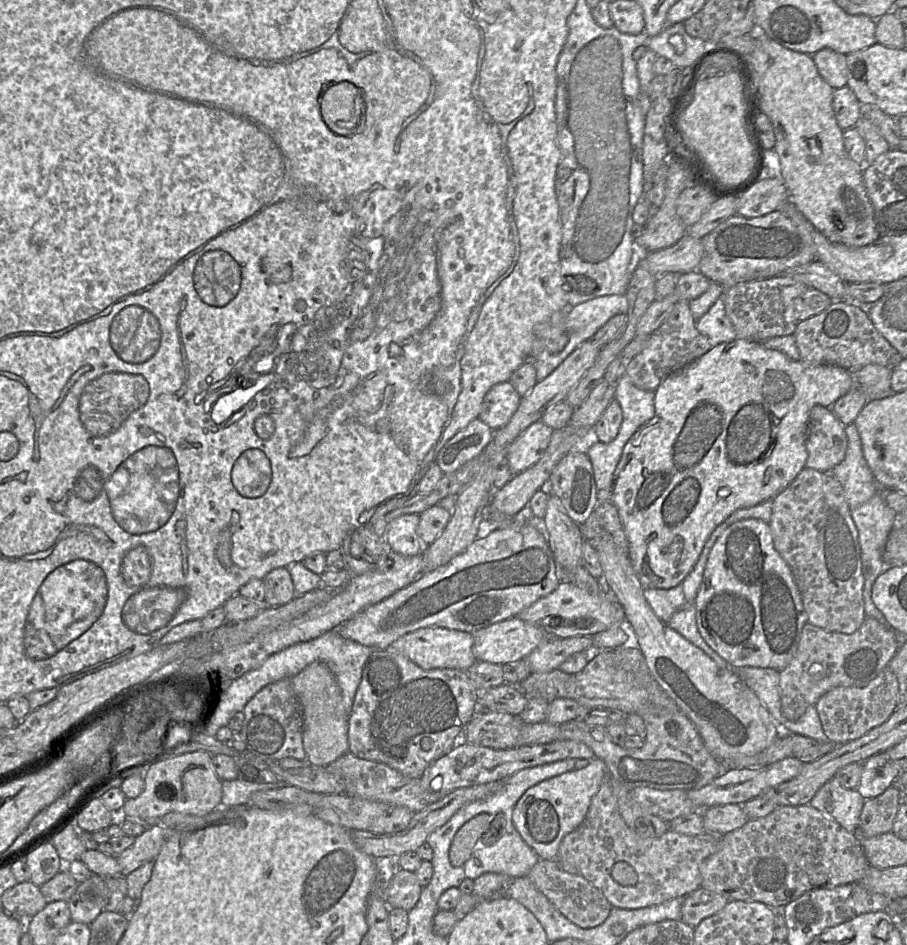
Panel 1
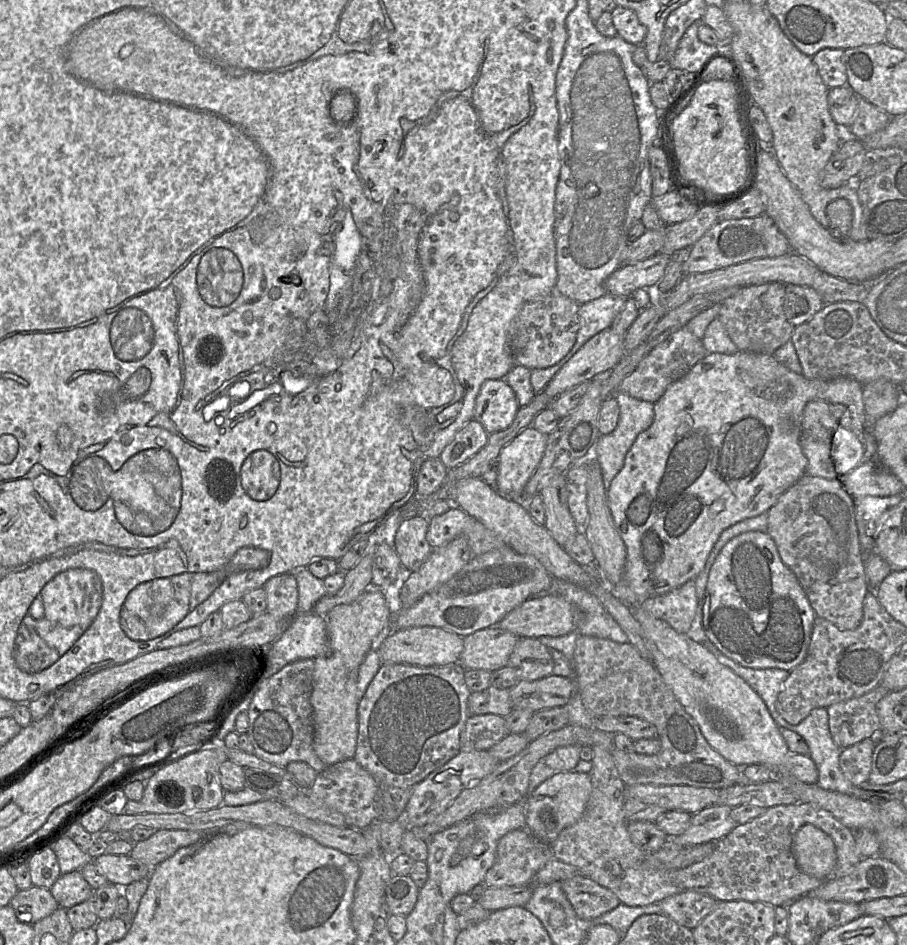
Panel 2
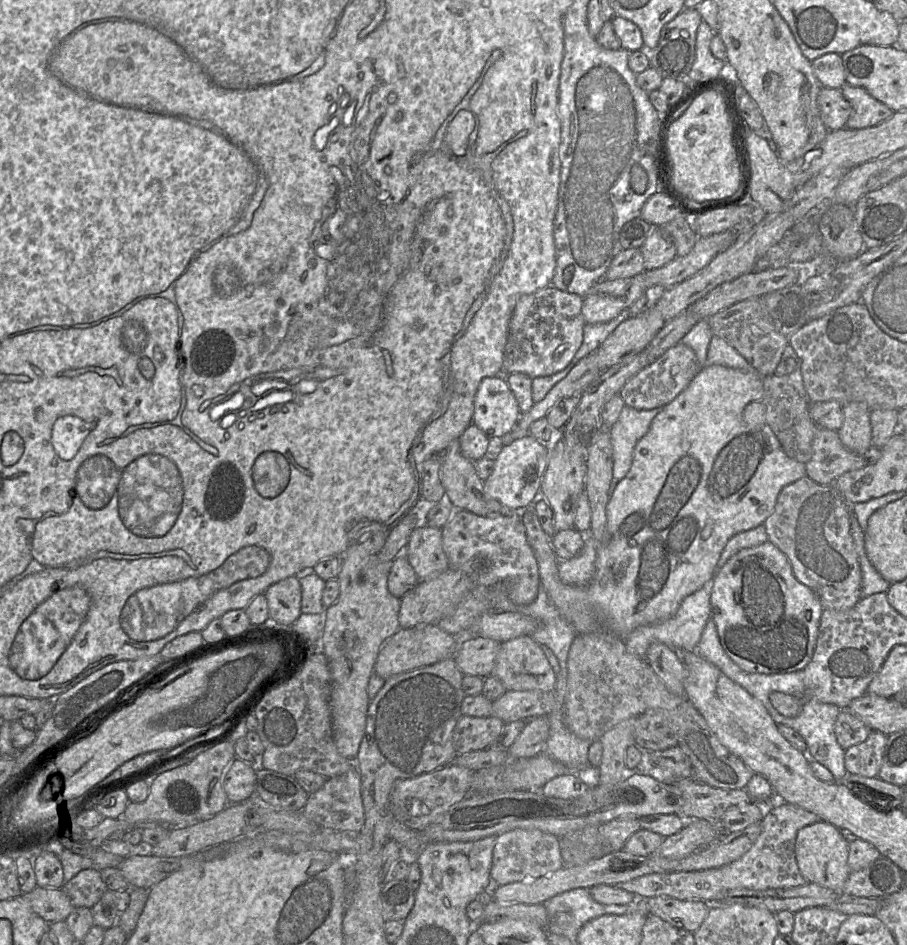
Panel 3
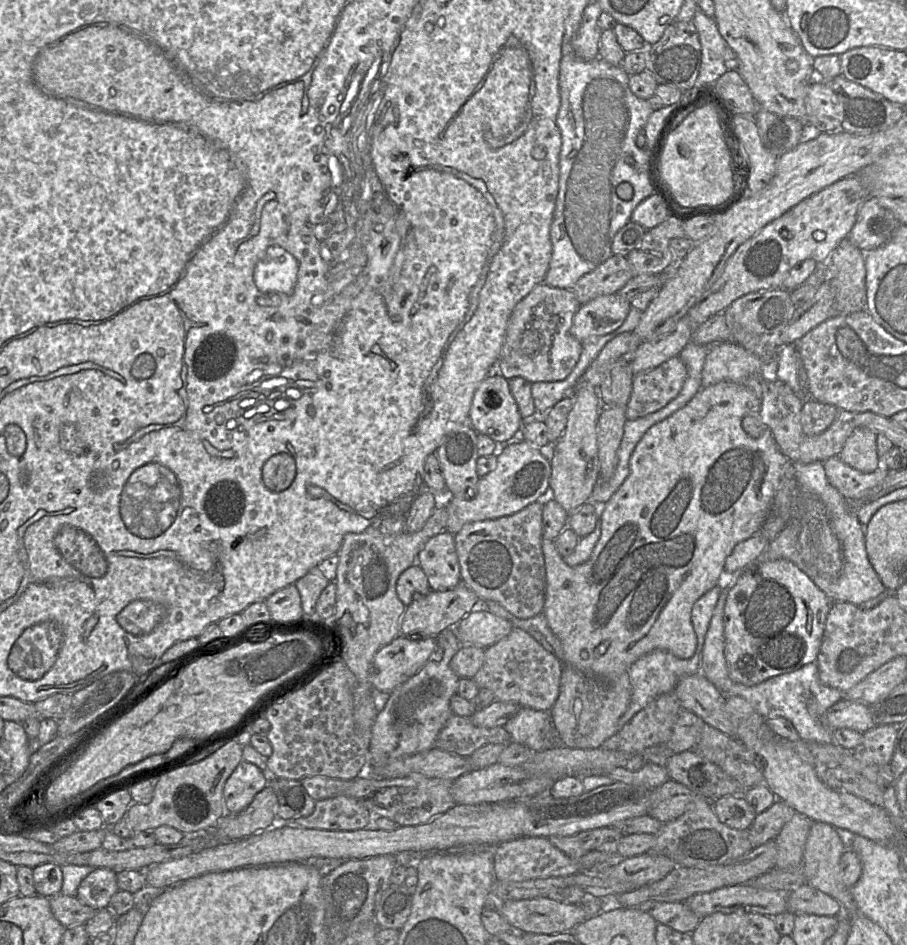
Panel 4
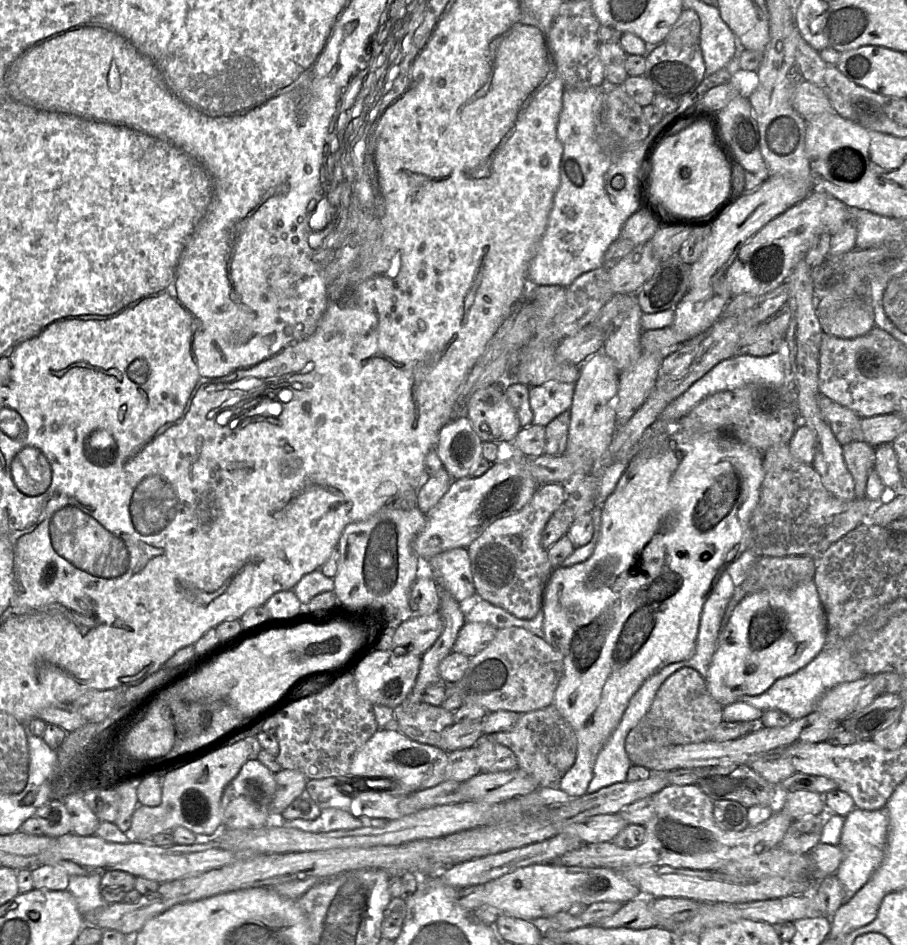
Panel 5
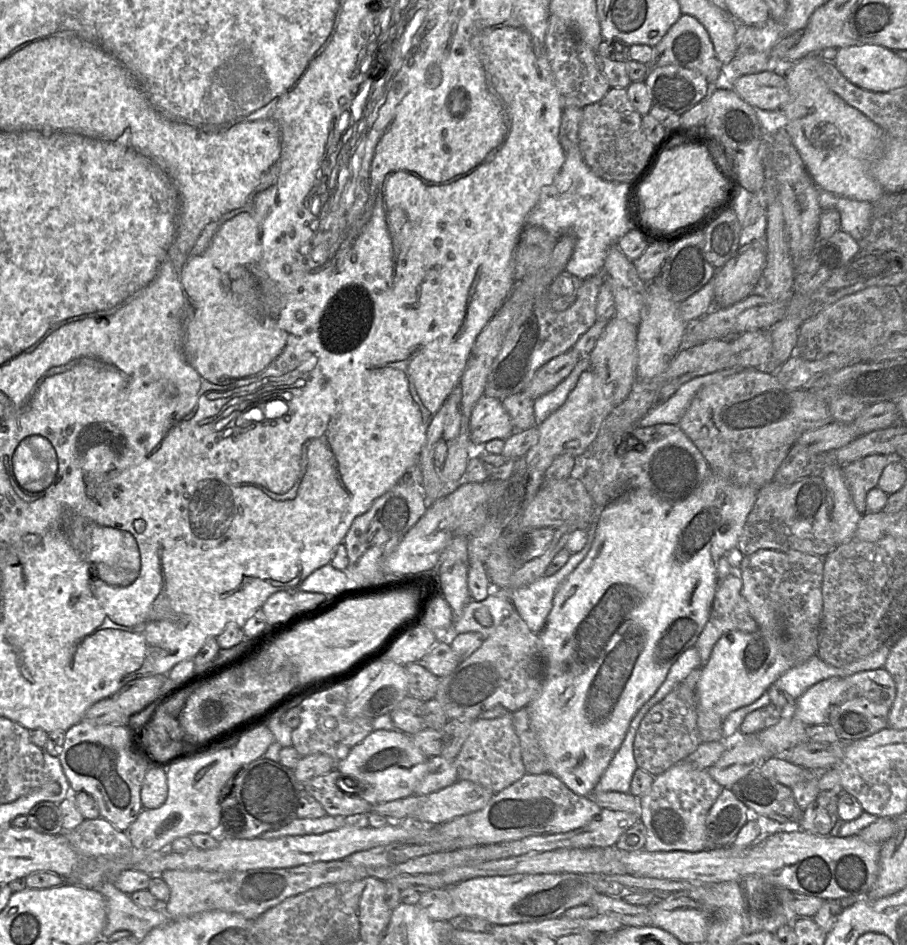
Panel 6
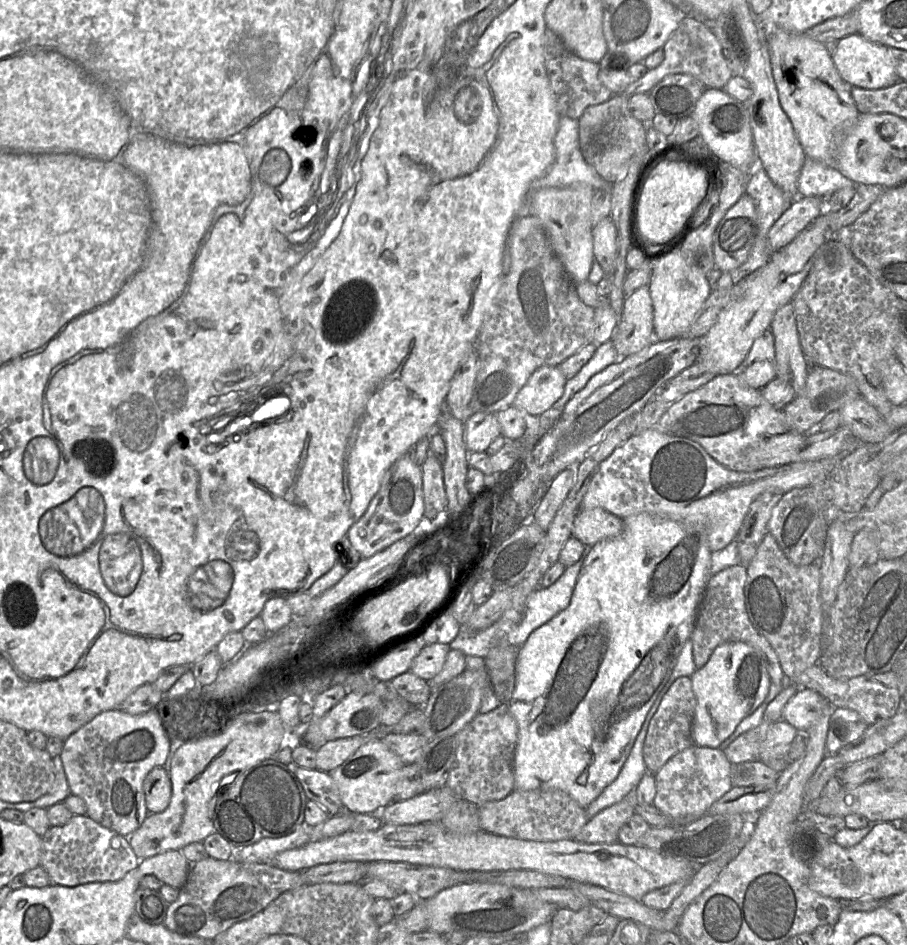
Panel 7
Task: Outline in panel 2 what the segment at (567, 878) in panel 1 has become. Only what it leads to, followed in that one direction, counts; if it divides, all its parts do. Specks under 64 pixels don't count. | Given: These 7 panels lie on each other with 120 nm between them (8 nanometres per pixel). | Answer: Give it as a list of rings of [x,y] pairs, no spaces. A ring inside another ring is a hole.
[[[575,875],[560,883],[575,913],[581,919],[594,919],[620,904],[620,900],[611,890],[582,875]]]

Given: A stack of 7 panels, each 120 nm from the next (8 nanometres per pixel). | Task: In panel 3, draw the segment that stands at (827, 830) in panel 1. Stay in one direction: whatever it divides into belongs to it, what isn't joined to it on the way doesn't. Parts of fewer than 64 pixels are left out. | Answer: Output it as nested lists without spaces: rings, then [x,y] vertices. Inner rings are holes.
[[[777,802],[766,807],[761,820],[761,833],[752,847],[738,860],[727,865],[702,871],[654,873],[616,884],[615,887],[631,892],[641,899],[670,896],[680,900],[701,900],[715,904],[736,888],[765,890],[794,888],[805,885],[795,857],[796,836],[800,829],[821,821],[820,817],[799,806]]]

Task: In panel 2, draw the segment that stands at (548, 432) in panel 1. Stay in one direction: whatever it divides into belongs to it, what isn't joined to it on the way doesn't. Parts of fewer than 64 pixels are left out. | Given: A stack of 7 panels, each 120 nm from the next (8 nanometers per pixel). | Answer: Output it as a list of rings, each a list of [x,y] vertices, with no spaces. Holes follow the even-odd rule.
[[[531,425],[503,447],[496,483],[501,495],[523,501],[524,488],[544,455],[547,436]]]

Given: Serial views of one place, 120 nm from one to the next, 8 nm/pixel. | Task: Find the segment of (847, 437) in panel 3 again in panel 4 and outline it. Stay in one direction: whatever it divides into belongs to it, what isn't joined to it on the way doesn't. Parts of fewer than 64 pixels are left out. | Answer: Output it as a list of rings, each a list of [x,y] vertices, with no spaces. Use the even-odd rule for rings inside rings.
[[[857,428],[847,438],[839,457],[849,466],[870,473],[879,467],[876,435],[868,428]]]

